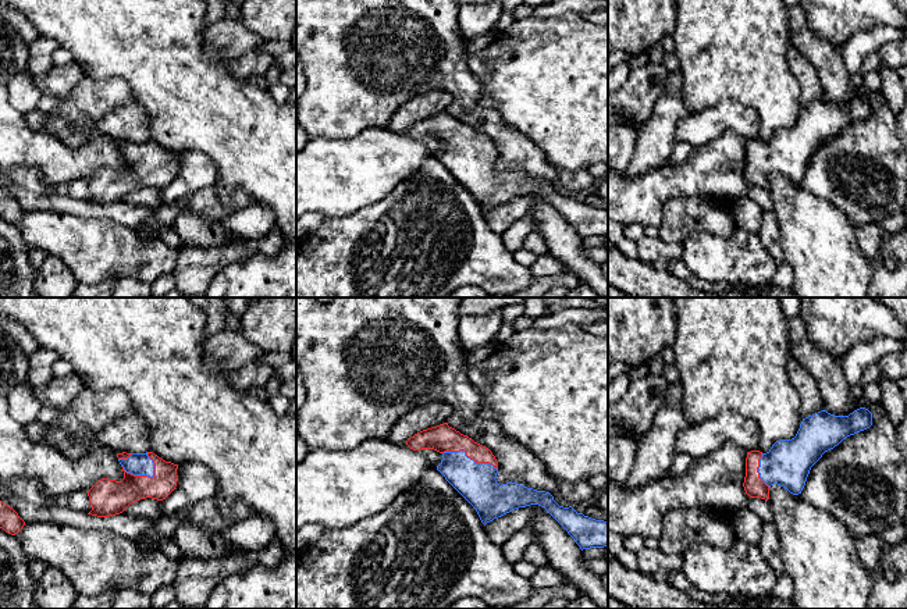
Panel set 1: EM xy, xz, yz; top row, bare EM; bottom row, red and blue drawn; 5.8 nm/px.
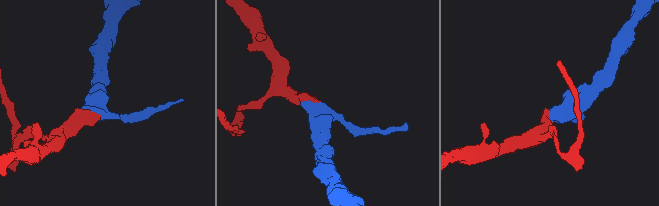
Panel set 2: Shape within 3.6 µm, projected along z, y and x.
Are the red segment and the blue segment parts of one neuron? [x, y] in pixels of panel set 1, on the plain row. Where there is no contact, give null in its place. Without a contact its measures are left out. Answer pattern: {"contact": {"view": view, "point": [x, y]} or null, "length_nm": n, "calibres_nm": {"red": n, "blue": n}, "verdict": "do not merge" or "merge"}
{"contact": {"view": "xy", "point": [138, 164]}, "length_nm": 200, "calibres_nm": {"red": 200, "blue": 130}, "verdict": "merge"}

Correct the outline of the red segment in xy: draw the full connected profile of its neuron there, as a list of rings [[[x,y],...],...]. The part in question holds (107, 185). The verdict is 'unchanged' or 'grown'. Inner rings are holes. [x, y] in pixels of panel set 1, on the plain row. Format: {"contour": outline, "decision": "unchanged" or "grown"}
{"contour": [[[153,140],[117,142],[124,160],[121,170],[102,167],[89,179],[92,199],[88,203],[110,206],[122,202],[131,192],[152,186],[166,188],[177,175],[178,153],[166,150]]], "decision": "grown"}

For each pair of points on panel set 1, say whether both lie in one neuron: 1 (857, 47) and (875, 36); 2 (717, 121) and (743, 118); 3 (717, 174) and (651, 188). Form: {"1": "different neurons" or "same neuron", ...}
{"1": "same neuron", "2": "same neuron", "3": "same neuron"}

